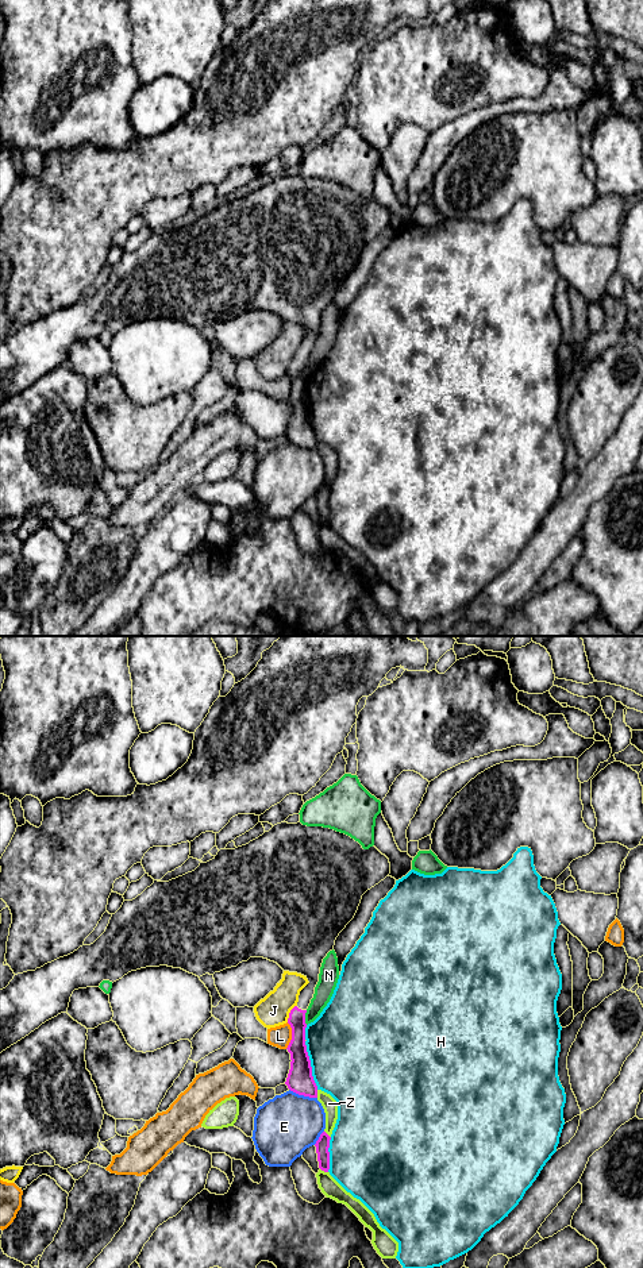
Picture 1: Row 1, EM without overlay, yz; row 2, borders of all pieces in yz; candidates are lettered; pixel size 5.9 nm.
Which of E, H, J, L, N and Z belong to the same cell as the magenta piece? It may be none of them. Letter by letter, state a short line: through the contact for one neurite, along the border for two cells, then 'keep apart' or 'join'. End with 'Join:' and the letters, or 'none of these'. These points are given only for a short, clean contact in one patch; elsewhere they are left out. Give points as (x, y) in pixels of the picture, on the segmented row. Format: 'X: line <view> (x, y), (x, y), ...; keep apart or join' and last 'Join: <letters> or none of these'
E: line yz (289, 1089), (316, 1098); keep apart
H: keep apart
J: line yz (296, 1005), (287, 1021); keep apart
L: keep apart
N: line yz (307, 1010), (305, 1024); keep apart
Z: keep apart
Join: none of these

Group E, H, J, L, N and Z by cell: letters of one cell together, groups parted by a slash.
E / H / J / L / N / Z

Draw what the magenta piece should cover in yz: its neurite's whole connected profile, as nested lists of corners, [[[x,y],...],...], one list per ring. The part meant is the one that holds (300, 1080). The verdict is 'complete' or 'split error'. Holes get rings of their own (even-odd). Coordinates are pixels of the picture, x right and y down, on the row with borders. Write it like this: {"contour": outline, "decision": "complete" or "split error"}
{"contour": [[[281,822],[246,845],[220,849],[212,860],[201,862],[195,871],[169,882],[154,880],[135,899],[124,901],[112,914],[105,932],[93,944],[82,945],[35,971],[15,975],[9,984],[0,990],[0,1053],[46,1021],[66,1013],[74,990],[99,987],[103,980],[113,983],[128,972],[146,967],[181,968],[200,978],[236,967],[250,957],[263,957],[277,963],[284,971],[304,975],[309,982],[300,991],[299,1002],[288,1018],[292,1040],[286,1049],[292,1061],[285,1084],[299,1095],[317,1098],[317,1086],[305,1045],[305,1013],[319,982],[323,959],[334,949],[336,937],[354,918],[362,895],[389,874],[389,859],[374,845],[363,849],[344,833],[301,822]]], "decision": "split error"}

